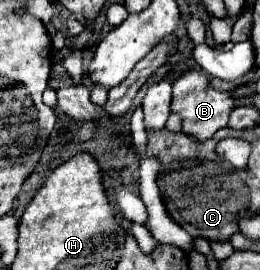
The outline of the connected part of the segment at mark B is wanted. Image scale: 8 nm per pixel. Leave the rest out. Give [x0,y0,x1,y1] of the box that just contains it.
[171,71,235,141]

